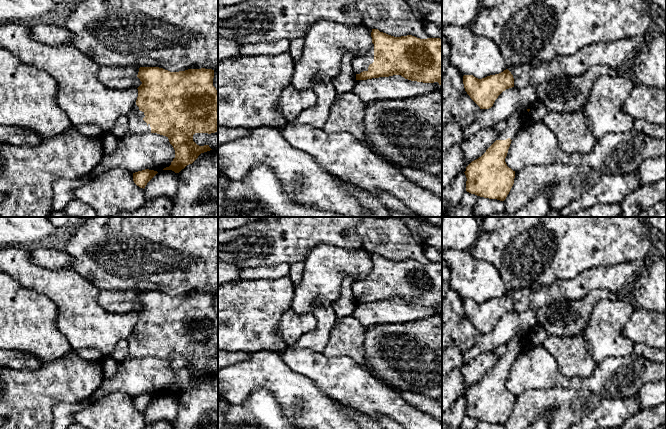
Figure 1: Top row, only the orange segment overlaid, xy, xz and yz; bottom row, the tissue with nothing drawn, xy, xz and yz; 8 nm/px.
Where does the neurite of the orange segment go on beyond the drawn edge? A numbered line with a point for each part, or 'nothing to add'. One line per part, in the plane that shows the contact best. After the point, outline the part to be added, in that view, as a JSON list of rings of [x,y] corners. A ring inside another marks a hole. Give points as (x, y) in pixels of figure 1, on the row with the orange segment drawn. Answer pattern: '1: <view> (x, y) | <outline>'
1: xz (361, 63) | [[[372,43],[371,50],[364,56],[355,57],[352,60],[352,69],[356,74],[360,74],[363,71],[368,71],[370,64],[374,62],[374,44]]]

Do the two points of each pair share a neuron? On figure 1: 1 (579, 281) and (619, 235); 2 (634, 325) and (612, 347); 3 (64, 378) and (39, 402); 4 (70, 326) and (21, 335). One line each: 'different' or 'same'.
1: different
2: different
3: same
4: different

